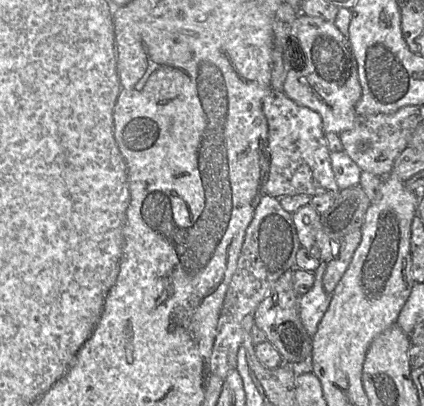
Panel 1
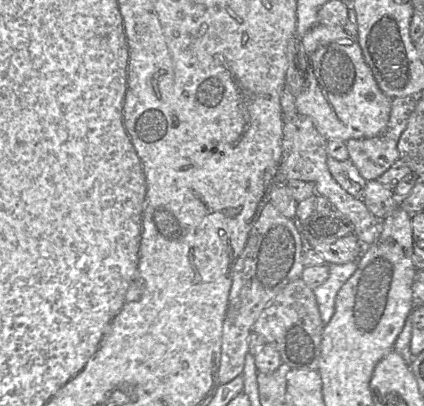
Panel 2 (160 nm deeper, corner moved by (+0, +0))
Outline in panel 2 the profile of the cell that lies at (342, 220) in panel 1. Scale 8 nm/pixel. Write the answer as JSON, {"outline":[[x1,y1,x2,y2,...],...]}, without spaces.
{"outline":[[270,202,260,212,248,236,245,247,234,266,226,313,222,326,221,358,218,370,220,384,241,375,249,350,249,335,262,311,290,282,299,279,304,269,304,247,314,248,354,232,351,221,337,209,314,212,300,224,283,216]]}

